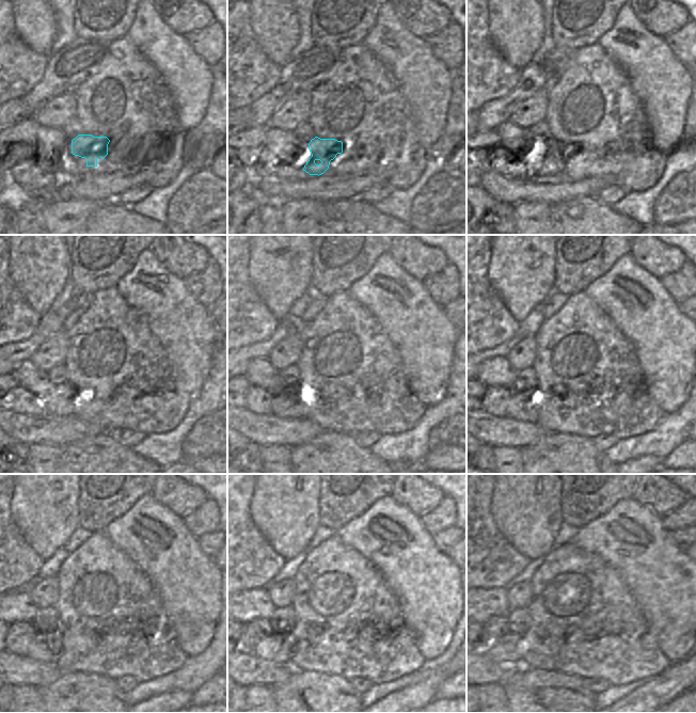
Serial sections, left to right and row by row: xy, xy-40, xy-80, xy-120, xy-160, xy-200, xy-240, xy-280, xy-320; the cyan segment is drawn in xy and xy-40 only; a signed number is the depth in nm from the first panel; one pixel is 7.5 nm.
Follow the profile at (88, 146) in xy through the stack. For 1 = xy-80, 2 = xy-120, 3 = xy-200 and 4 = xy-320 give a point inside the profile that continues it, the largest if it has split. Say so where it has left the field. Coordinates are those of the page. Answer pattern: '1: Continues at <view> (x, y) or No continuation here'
1: Continues at xy-80 (555, 158)
2: Continues at xy-120 (56, 403)
3: Continues at xy-200 (525, 406)
4: Continues at xy-320 (504, 651)

